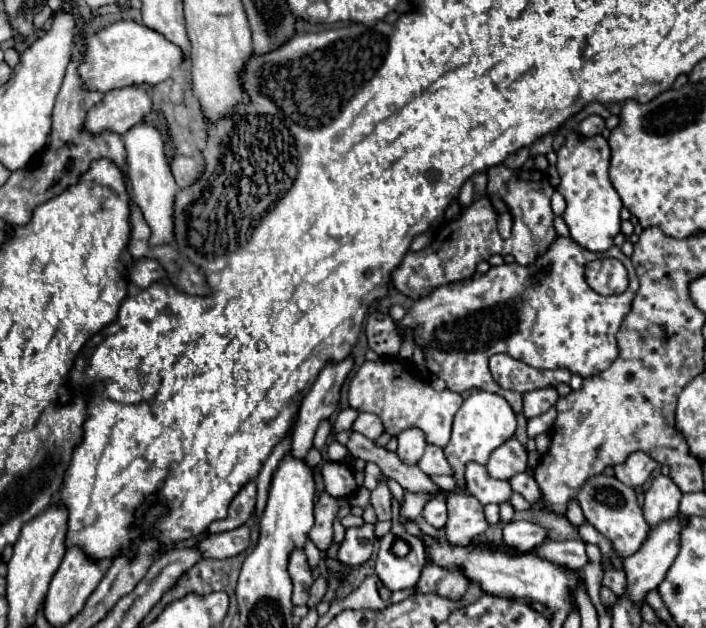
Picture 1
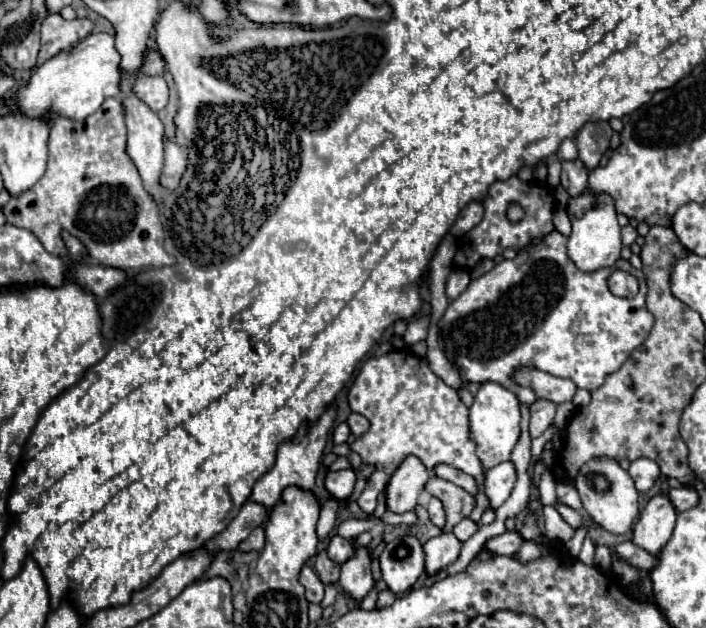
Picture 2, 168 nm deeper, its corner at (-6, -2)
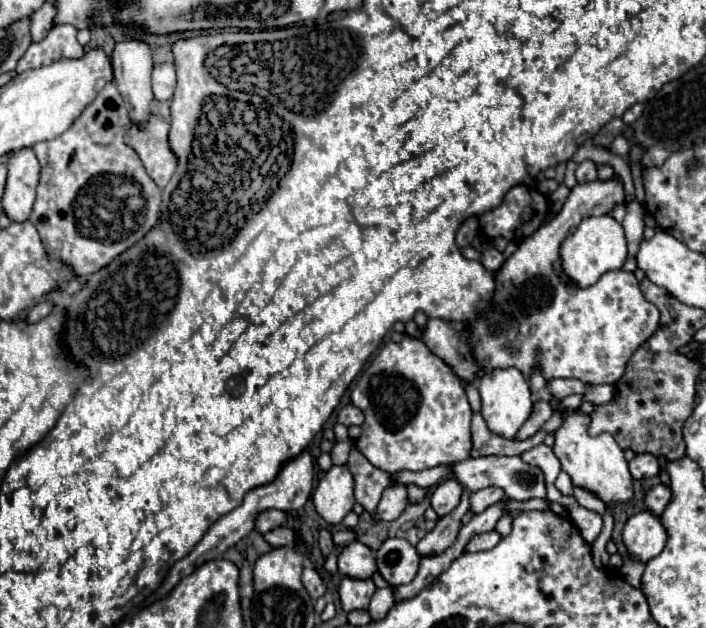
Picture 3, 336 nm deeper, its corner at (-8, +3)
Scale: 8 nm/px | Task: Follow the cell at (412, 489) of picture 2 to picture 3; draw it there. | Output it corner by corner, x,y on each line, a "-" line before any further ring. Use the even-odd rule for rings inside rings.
394,484
388,486
382,494
382,500
376,508
378,520
396,520
404,508
408,506
408,488
406,484

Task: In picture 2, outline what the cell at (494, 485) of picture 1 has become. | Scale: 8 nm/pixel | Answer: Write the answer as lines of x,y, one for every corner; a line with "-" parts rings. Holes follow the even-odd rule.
410,349
370,357
354,379
348,401
354,413
370,421
370,429
350,445
364,463
374,467
358,499
360,509
368,515
374,513
378,493
408,455
418,457
428,471
434,471
438,463
446,463
472,475
480,485
484,483
484,467
476,457
476,443
470,439
468,407
460,401
456,389
432,373
426,357
414,355

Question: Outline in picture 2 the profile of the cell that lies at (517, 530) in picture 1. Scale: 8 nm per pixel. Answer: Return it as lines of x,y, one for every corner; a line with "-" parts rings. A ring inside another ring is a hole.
506,531
506,533
498,535
498,537
488,539
488,541
484,543
484,549
490,551
490,553
494,553
494,555
512,555
512,553
518,551
518,547
520,547
522,543
524,543
524,539
520,537
518,531
514,531
514,533

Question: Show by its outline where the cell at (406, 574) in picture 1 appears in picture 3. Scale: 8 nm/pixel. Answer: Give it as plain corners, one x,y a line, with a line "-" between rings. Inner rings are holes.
388,538
376,550
376,566
384,580
392,586
412,582
418,572
420,556
406,538

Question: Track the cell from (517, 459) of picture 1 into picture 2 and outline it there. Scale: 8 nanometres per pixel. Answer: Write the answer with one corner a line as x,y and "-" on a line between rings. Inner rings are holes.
510,461
500,463
486,471
486,483
482,489
484,489
492,509
498,509
508,499
514,483
516,483
516,469

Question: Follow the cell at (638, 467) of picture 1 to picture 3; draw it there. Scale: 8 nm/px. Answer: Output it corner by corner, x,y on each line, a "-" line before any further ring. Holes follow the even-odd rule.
636,454
630,460
630,474
634,480
642,480
642,478
654,478
660,472
658,466
658,458
652,454

